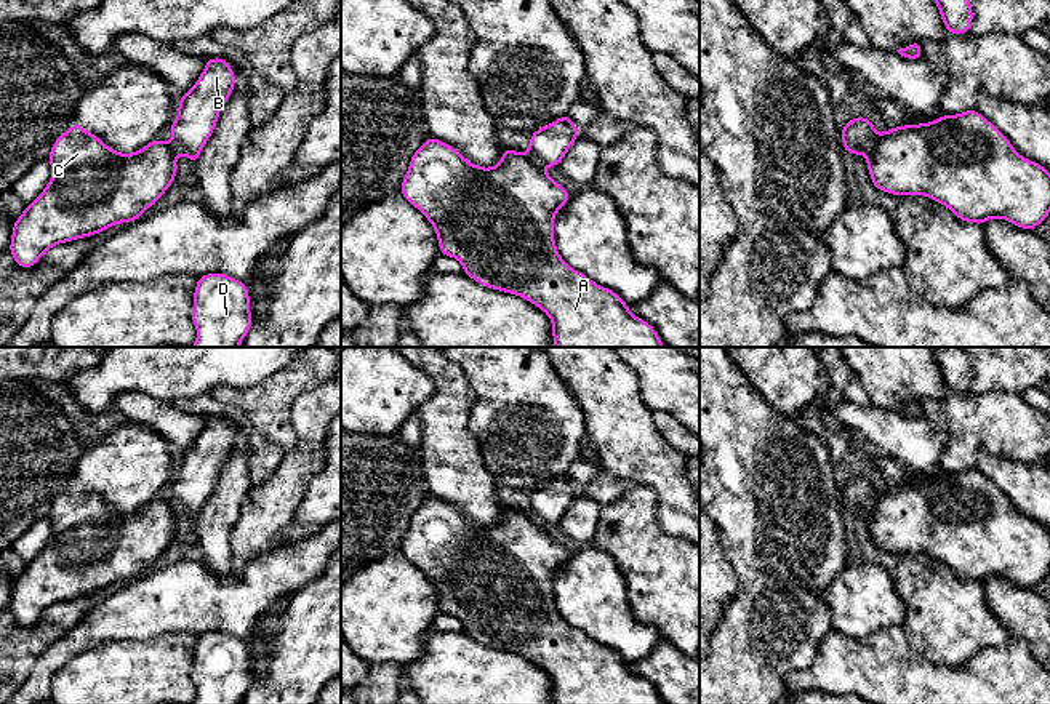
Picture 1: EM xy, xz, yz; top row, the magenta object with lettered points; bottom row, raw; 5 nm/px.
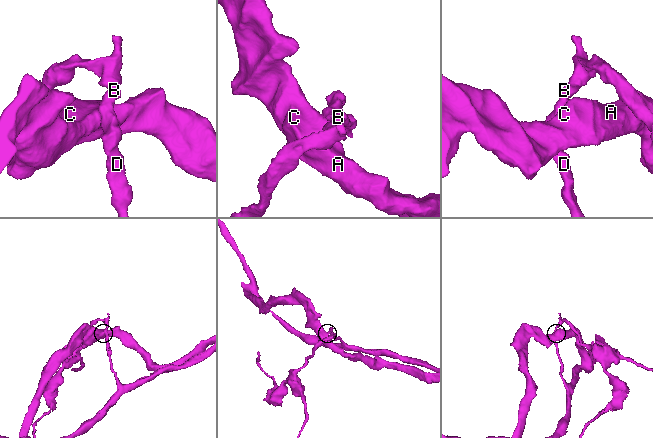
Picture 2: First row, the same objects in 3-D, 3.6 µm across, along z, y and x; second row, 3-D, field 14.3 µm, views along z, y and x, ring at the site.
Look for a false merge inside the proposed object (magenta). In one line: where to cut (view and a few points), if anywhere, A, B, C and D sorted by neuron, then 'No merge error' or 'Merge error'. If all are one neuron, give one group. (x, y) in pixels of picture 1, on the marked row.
Split along yz (879, 135), (866, 151). Groups: A C / B D. Merge error

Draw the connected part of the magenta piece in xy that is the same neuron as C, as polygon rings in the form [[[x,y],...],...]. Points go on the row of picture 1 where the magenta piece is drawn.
[[[74,122],[51,146],[51,181],[13,224],[8,251],[16,264],[34,267],[54,245],[139,219],[173,184],[178,174],[176,154],[173,142],[160,138],[133,154],[120,154]]]

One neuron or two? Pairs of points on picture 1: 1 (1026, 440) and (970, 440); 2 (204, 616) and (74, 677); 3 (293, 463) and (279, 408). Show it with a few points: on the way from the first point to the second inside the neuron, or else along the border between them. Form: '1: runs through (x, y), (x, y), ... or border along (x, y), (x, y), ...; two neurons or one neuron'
1: runs through (1012, 437), (985, 437); one neuron
2: border along (196, 637), (172, 634), (143, 640), (124, 640); two neurons
3: border along (290, 410), (295, 444), (285, 452); two neurons

